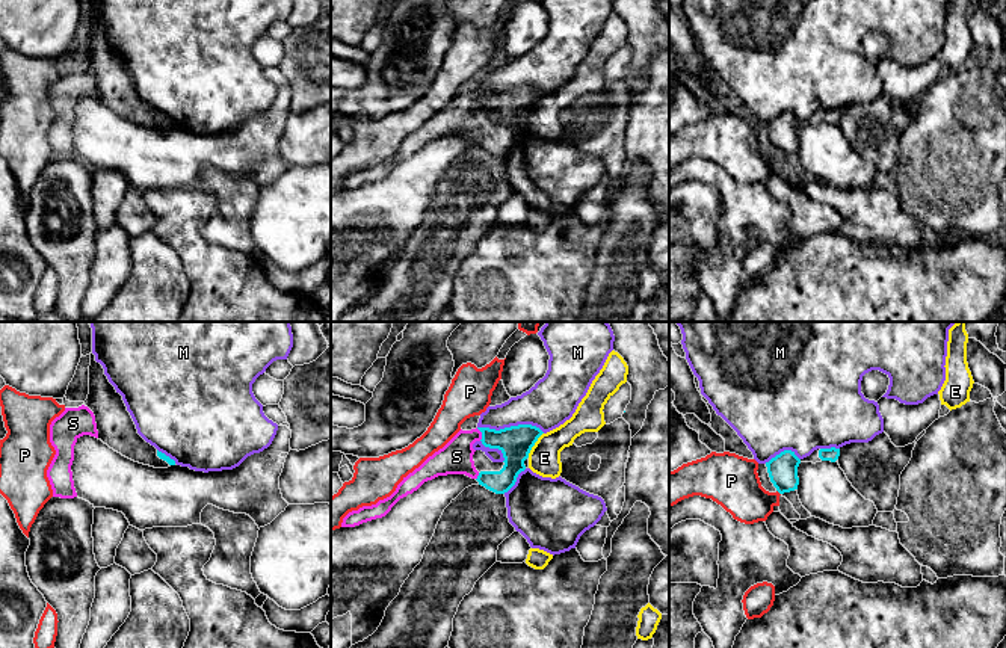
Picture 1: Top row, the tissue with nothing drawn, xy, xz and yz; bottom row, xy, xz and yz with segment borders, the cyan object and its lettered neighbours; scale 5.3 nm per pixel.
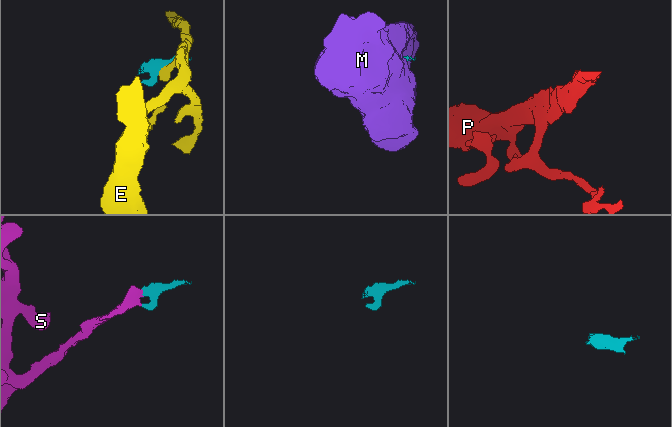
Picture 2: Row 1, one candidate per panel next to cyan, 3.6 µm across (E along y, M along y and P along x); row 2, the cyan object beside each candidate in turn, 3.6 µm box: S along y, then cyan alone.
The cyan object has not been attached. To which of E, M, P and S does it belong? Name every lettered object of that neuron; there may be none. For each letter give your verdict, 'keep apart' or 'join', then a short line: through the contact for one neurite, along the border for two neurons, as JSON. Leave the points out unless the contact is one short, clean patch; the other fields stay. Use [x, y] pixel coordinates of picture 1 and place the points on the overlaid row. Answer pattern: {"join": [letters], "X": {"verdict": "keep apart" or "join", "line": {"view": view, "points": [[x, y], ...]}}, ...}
{"join": ["S"], "E": {"verdict": "keep apart", "line": {"view": "xz", "points": [[543, 432], [527, 456]]}}, "M": {"verdict": "keep apart"}, "P": {"verdict": "keep apart", "line": {"view": "yz", "points": [[777, 490], [780, 494]]}}, "S": {"verdict": "join", "line": {"view": "xz", "points": [[515, 443], [494, 440], [482, 434], [456, 456]]}}}

